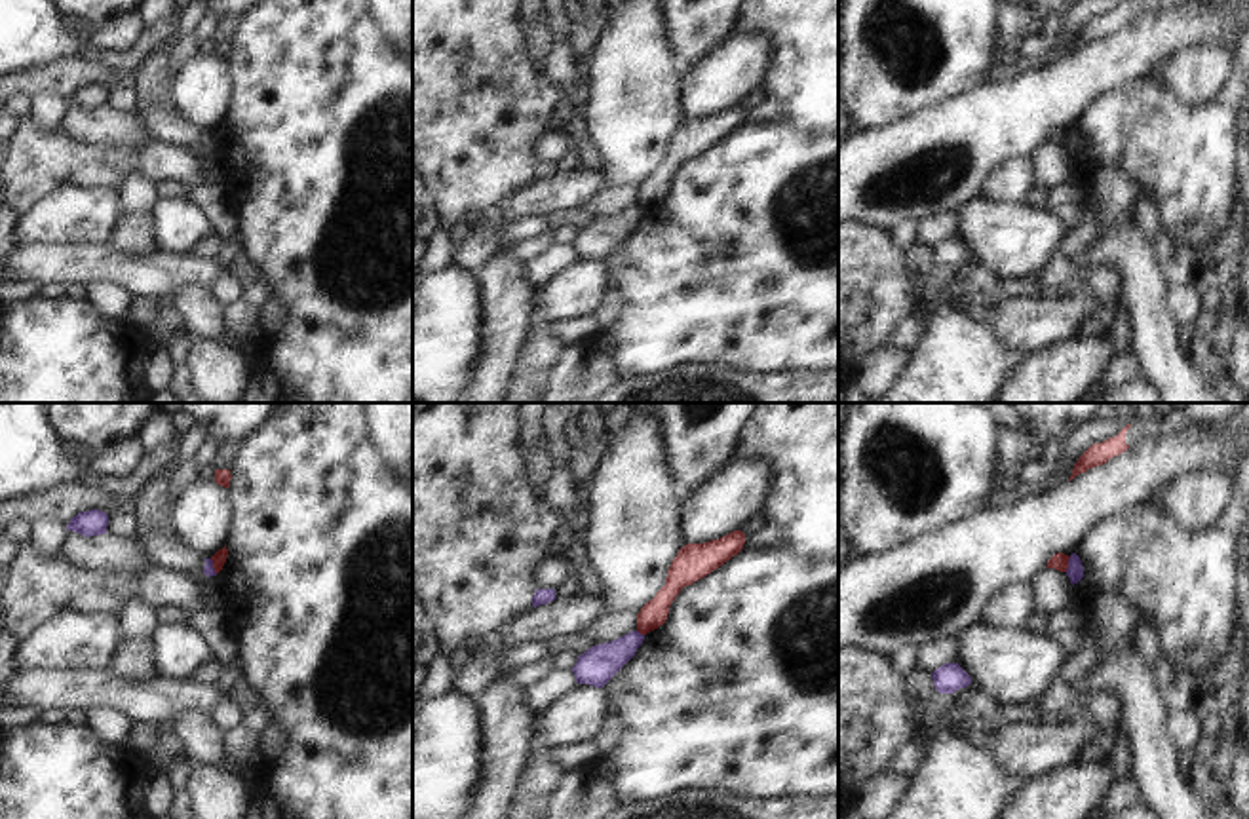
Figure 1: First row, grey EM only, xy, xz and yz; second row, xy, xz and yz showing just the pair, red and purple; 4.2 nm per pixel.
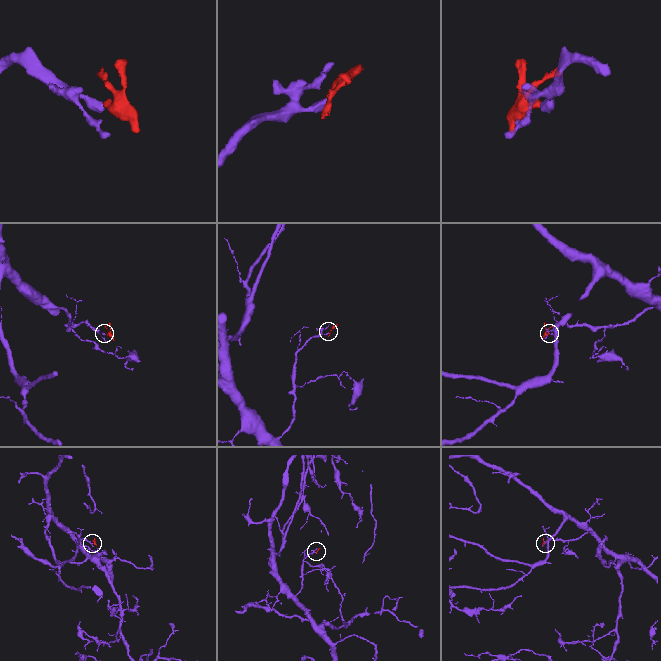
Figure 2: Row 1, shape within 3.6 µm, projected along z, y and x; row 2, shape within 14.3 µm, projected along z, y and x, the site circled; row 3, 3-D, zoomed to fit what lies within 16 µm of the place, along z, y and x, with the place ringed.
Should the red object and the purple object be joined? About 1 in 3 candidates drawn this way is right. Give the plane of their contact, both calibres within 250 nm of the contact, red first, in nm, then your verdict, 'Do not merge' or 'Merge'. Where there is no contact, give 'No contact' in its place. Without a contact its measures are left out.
Touches red in yz. Thickness 80 nm (red) against 70 nm. Do not merge.

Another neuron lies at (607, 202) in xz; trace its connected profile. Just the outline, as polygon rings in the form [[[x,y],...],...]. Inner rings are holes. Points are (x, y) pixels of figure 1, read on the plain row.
[[[605,188],[589,198],[589,201],[576,209],[586,215],[587,220],[605,219],[616,215],[631,205],[637,205],[637,190]]]

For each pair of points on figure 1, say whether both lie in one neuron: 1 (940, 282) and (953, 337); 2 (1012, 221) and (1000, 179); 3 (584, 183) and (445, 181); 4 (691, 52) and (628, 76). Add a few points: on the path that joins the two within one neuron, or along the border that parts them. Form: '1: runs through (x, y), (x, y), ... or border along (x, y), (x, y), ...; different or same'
1: runs through (940, 295), (945, 323); same
2: border along (979, 194), (993, 202), (1023, 204); different
3: border along (533, 181), (495, 209); different
4: border along (662, 19), (673, 54), (683, 67); different

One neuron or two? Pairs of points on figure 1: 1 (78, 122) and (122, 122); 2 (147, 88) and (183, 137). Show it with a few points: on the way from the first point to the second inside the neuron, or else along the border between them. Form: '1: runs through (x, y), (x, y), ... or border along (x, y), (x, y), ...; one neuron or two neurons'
1: runs through (90, 122), (111, 122); one neuron
2: runs through (153, 99), (156, 111), (172, 126); one neuron

